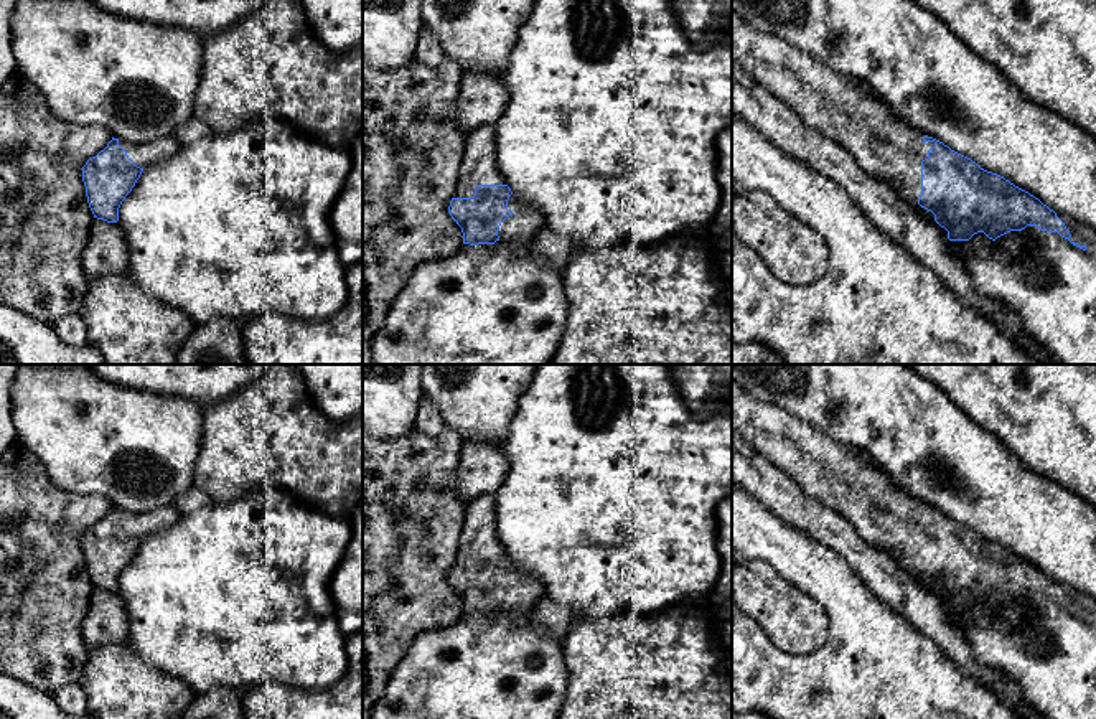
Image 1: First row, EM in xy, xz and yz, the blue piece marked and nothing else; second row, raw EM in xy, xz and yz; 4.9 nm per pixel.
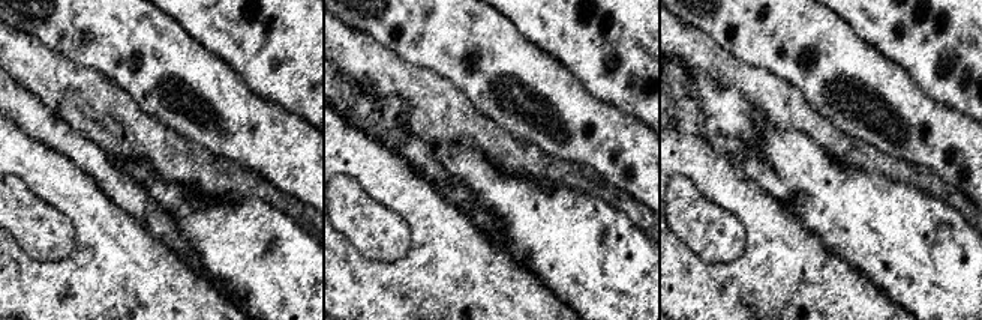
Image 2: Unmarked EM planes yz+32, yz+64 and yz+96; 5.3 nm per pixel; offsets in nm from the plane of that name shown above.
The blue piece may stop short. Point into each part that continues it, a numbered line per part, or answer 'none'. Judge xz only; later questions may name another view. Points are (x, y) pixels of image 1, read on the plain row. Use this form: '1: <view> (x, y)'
1: xz (478, 536)

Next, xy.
1: xy (144, 525)

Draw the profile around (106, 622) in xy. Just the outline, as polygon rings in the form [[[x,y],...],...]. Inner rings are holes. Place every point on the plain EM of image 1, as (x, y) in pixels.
[[[94,587],[81,630],[87,651],[109,643],[125,643],[129,617],[119,594]]]

